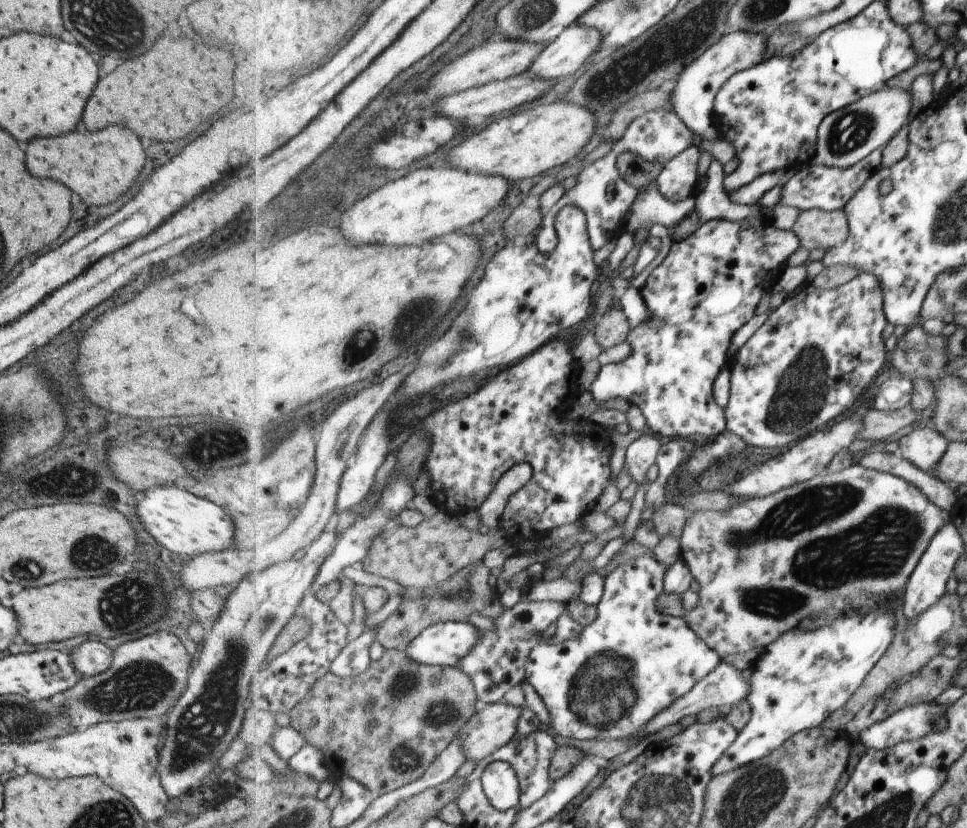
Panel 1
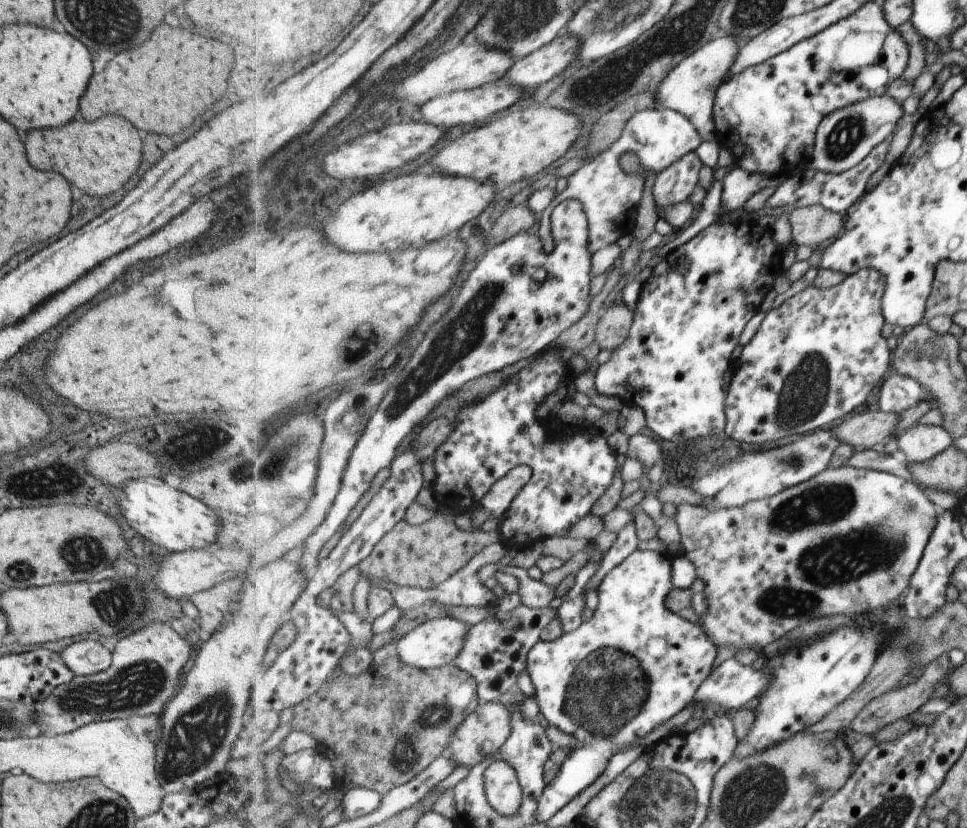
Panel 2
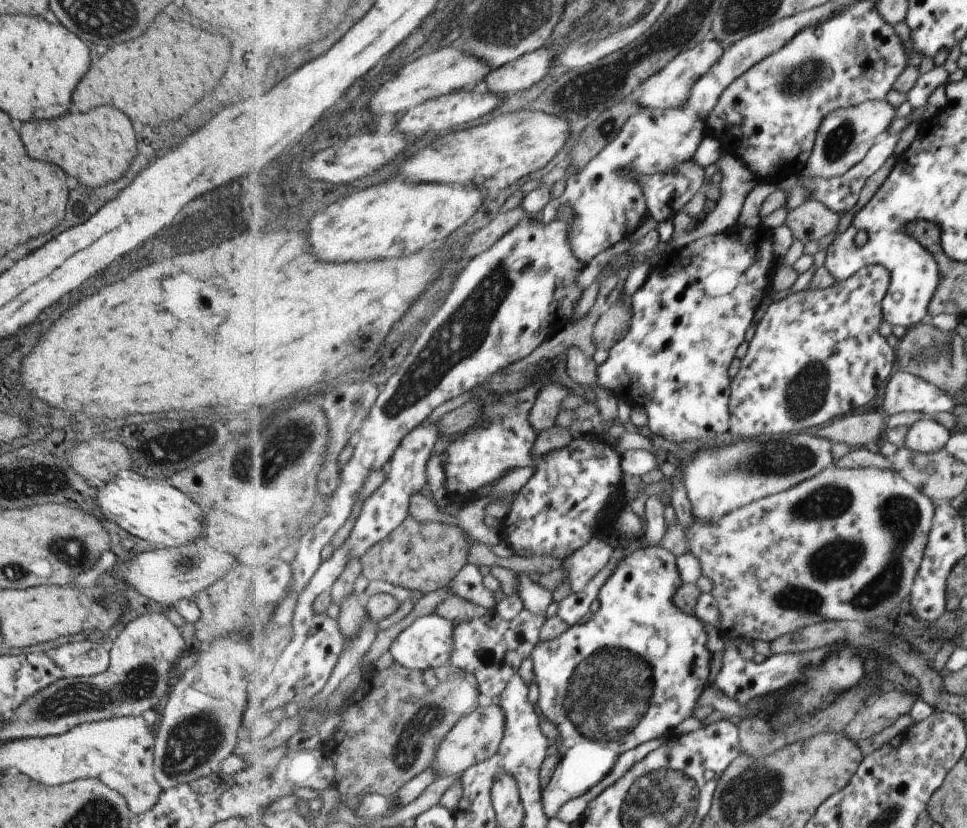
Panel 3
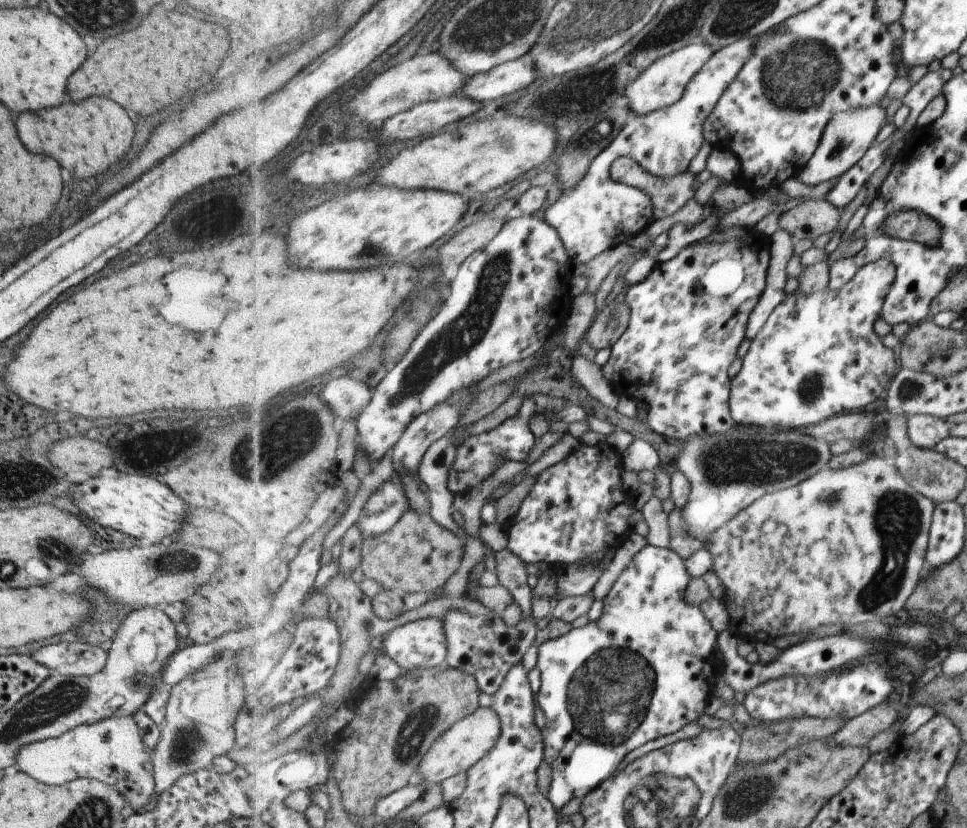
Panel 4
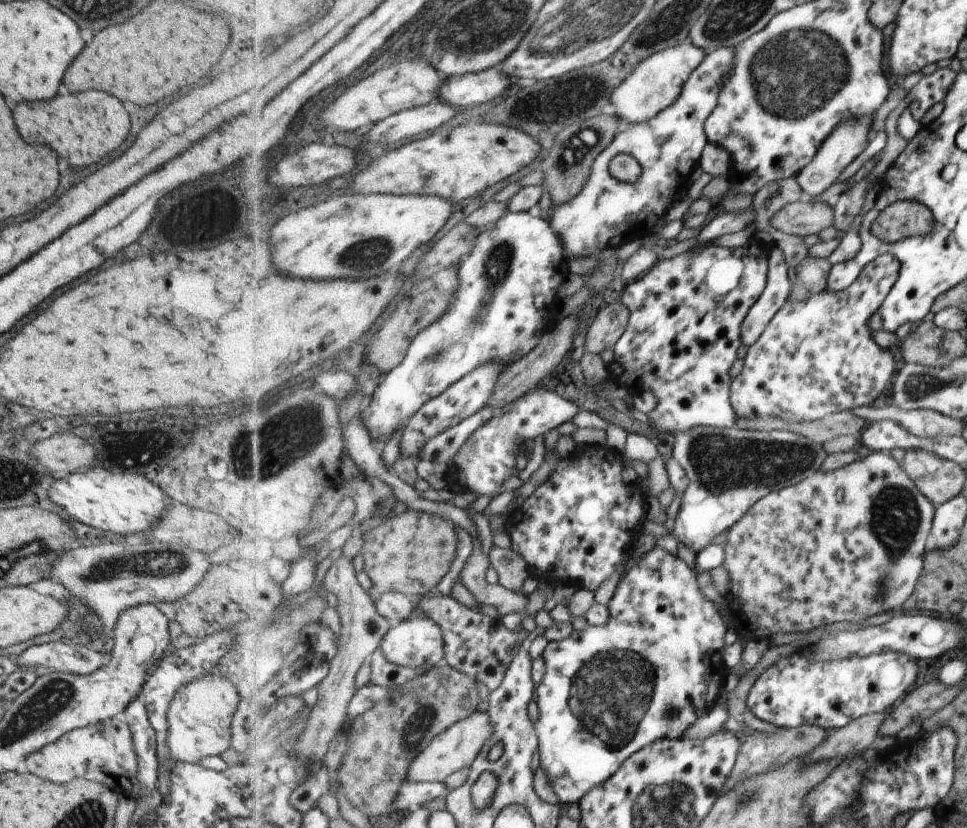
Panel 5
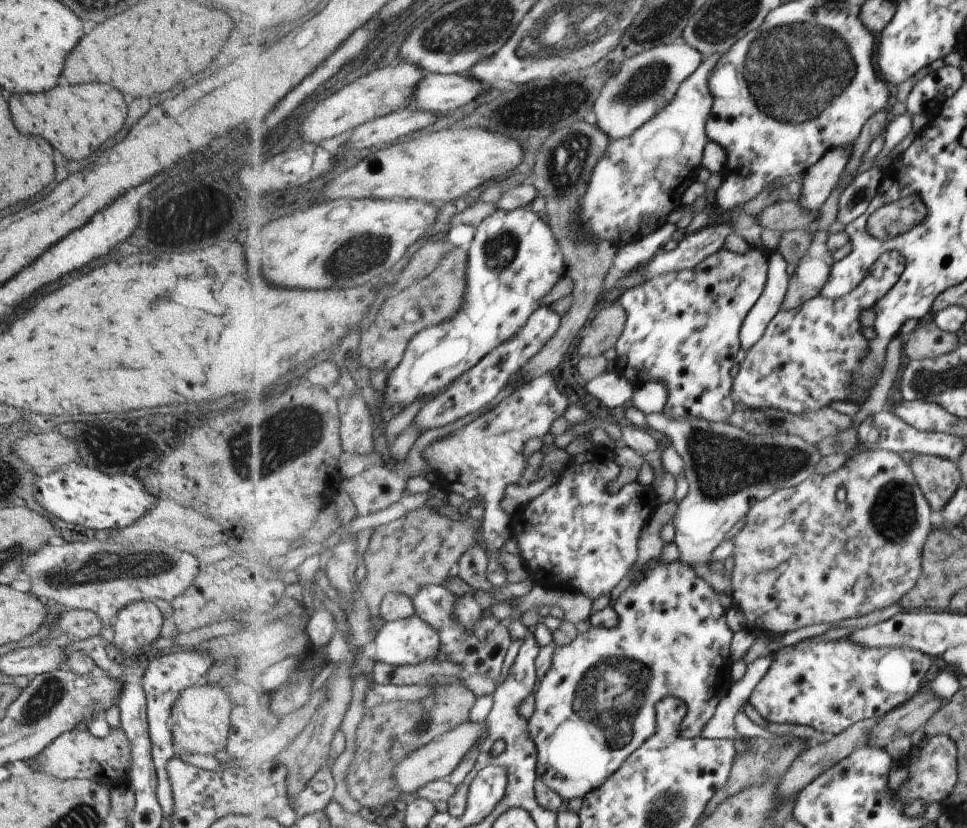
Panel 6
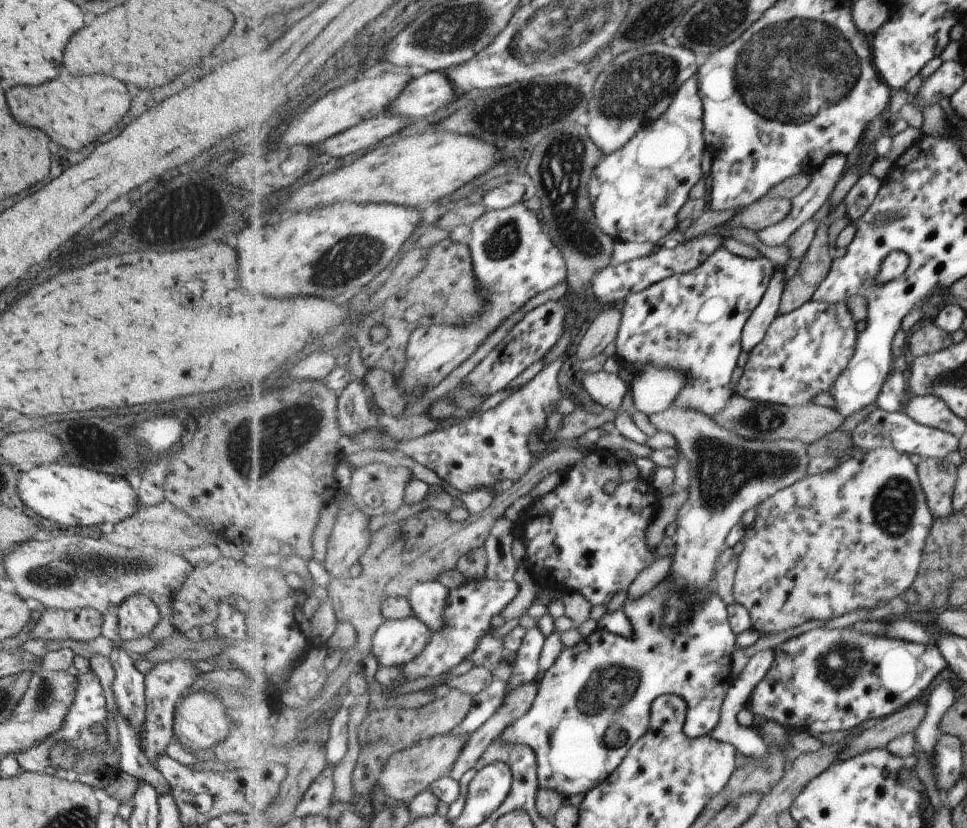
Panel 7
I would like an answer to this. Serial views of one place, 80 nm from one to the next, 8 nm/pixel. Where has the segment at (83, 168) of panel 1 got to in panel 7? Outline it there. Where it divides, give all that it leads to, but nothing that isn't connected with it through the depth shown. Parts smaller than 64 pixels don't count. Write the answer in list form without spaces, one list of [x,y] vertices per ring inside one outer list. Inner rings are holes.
[[[65,70],[59,78],[45,82],[43,86],[11,88],[5,94],[5,100],[11,116],[15,116],[15,122],[43,130],[55,144],[71,152],[93,144],[101,134],[119,124],[129,108],[129,96],[121,82],[101,74],[71,78],[69,74],[65,74]]]

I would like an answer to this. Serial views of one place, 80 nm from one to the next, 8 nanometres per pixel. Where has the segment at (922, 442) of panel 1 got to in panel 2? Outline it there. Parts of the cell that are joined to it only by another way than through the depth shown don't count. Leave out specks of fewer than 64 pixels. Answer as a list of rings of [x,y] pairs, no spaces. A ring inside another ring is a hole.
[[[916,424],[898,438],[900,456],[909,462],[923,462],[946,450],[951,436],[942,427]]]

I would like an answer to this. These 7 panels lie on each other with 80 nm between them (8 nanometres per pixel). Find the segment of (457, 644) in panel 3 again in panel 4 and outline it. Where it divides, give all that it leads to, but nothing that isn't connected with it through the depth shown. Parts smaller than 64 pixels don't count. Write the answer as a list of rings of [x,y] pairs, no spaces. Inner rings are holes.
[[[449,611],[442,619],[448,638],[446,664],[473,674],[481,686],[481,691],[491,696],[499,692],[505,677],[515,665],[521,663],[523,656],[529,652],[537,638],[535,617],[521,618],[512,627],[504,625],[501,615],[493,612],[474,617],[458,611]],[[487,634],[495,634],[495,640],[487,640]]]

